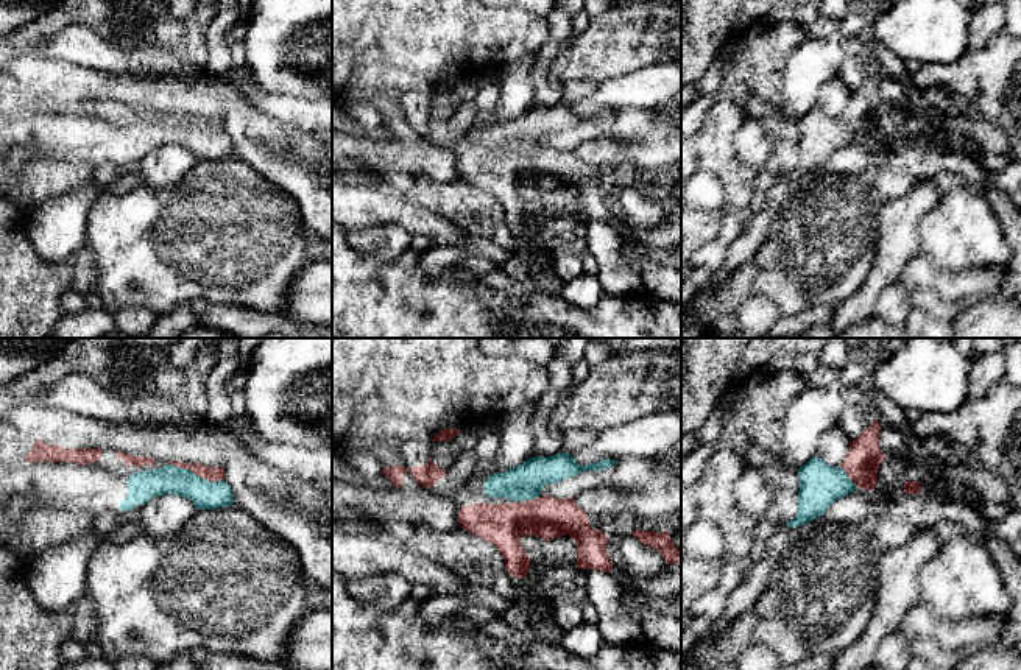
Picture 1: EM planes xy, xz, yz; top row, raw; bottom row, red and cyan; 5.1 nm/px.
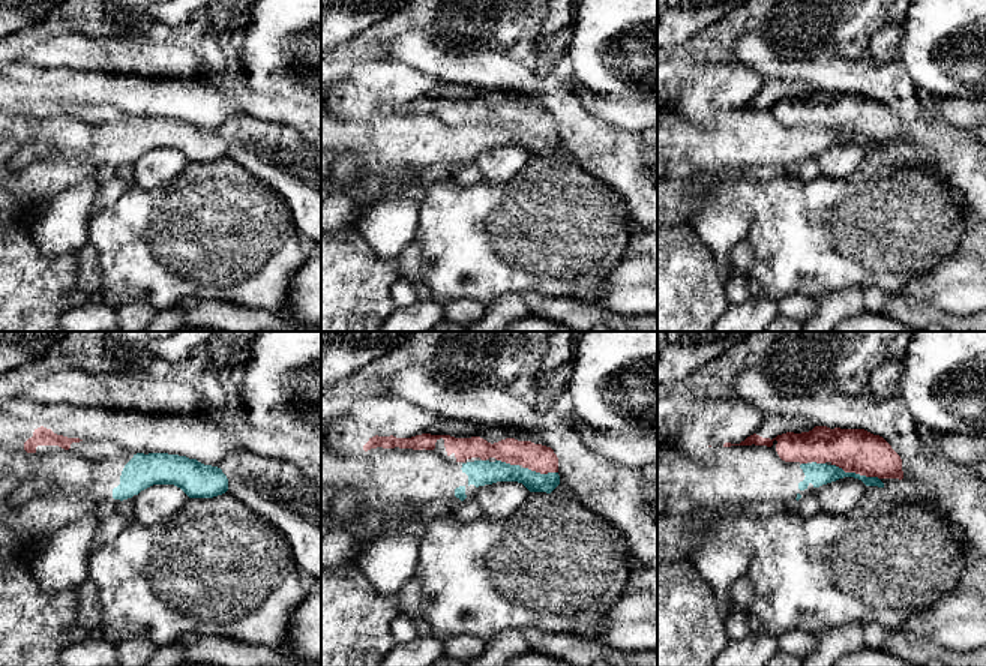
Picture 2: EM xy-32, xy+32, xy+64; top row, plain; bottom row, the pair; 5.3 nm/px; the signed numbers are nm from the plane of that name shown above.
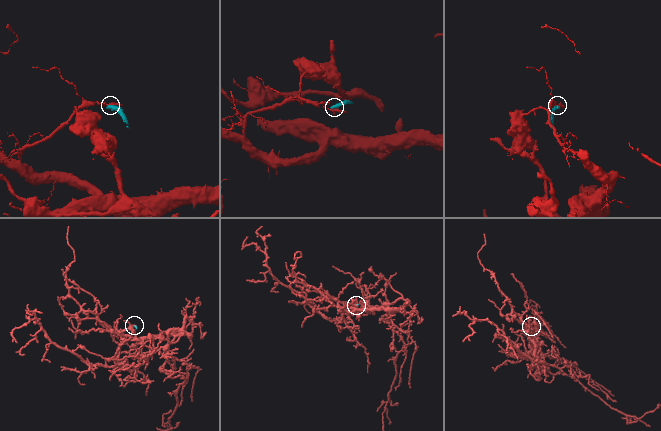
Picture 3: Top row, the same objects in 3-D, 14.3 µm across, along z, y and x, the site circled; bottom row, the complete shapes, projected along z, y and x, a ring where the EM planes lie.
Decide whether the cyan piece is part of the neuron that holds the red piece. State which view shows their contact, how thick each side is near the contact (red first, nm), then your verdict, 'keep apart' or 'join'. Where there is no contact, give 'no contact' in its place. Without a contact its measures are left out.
xy | 80/150 nm | join

